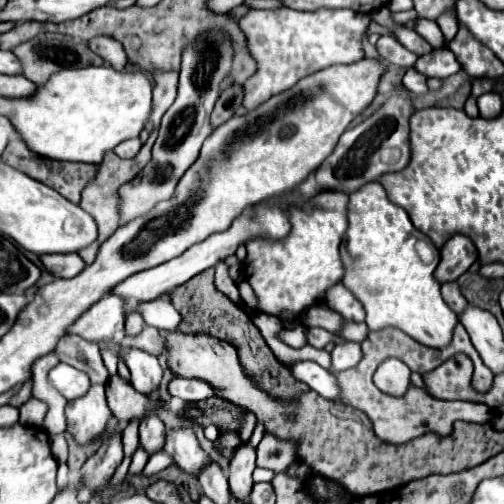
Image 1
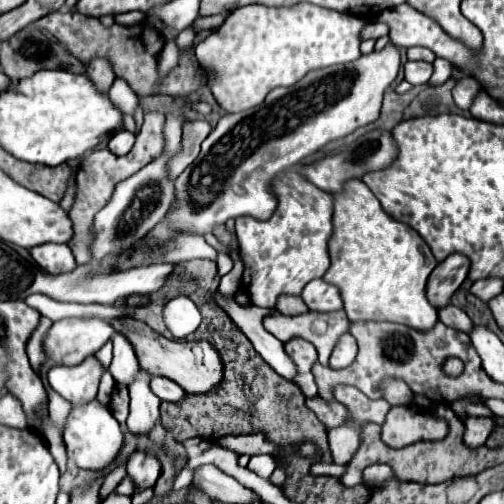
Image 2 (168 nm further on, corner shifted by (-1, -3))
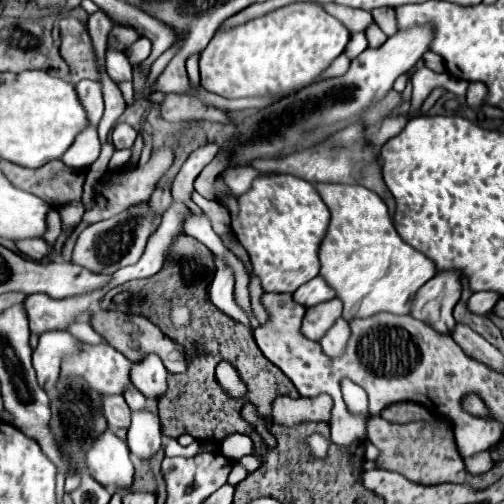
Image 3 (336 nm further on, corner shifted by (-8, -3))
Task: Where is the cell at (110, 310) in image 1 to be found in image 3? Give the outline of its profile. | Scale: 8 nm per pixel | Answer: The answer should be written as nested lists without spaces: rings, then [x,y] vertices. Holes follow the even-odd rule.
[[[46,331],[44,335],[40,335],[38,347],[32,353],[32,365],[36,371],[36,379],[40,387],[44,387],[44,391],[54,387],[62,357],[78,353],[78,345],[80,341],[68,331]]]

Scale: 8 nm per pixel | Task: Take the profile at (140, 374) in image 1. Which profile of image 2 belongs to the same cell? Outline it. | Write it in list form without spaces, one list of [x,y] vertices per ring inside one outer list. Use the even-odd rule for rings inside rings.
[[[139,369],[135,375],[135,381],[129,385],[129,397],[131,397],[131,413],[127,419],[127,429],[131,433],[149,433],[159,417],[159,405],[161,399],[153,395],[149,383],[153,375],[149,375],[145,369]]]

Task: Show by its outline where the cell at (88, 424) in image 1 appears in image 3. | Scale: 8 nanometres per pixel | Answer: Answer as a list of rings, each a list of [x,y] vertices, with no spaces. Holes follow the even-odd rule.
[[[110,429],[102,433],[86,453],[86,467],[92,479],[96,479],[102,487],[112,485],[120,495],[132,489],[134,467],[128,445],[126,441],[120,441]]]

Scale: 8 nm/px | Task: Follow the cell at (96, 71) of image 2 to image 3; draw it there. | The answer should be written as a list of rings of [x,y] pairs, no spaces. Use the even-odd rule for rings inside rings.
[[[84,79],[84,81],[76,83],[76,93],[80,95],[80,103],[84,103],[84,109],[88,115],[88,125],[98,127],[98,123],[102,119],[102,111],[104,111],[104,99],[102,99],[102,91],[100,91],[100,83]]]

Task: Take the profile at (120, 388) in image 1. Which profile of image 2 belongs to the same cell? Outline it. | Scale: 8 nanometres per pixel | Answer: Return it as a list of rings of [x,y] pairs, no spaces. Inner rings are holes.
[[[117,385],[115,391],[113,391],[113,397],[111,397],[111,413],[113,417],[125,425],[127,417],[129,417],[129,391],[125,385]]]

